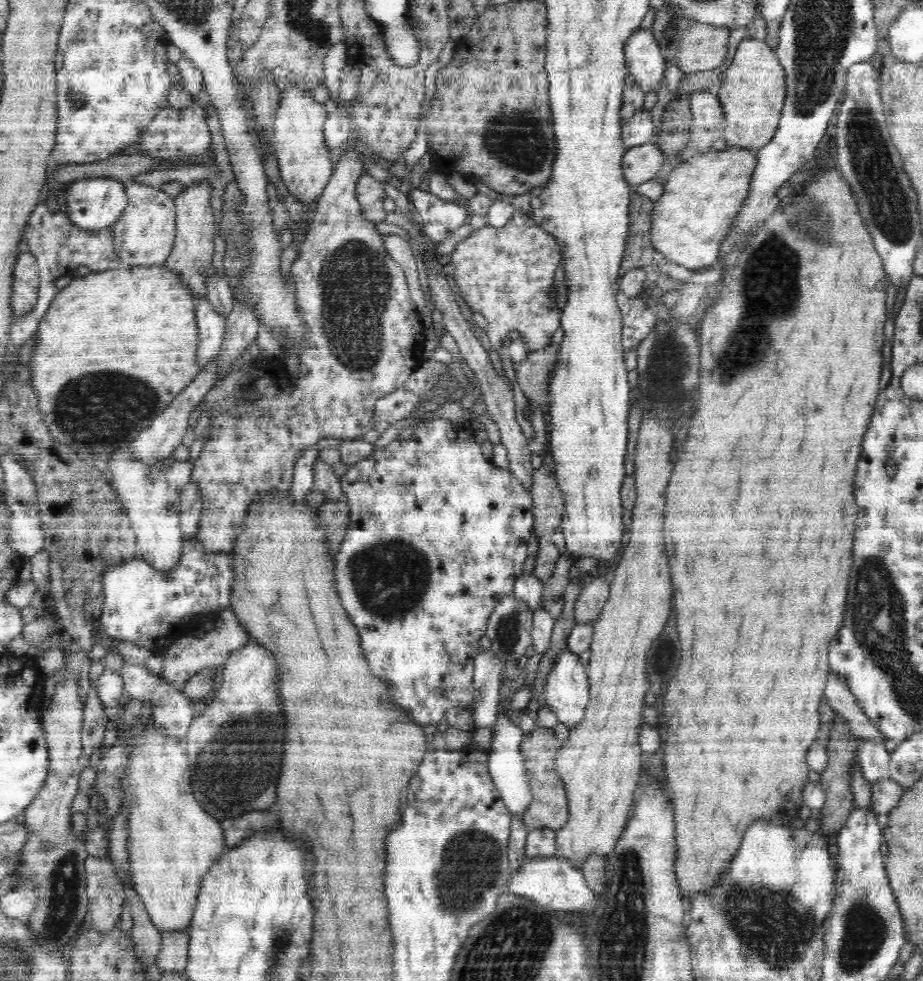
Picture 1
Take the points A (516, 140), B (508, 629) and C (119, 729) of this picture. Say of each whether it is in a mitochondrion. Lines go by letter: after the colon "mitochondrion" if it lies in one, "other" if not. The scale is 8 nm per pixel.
A: mitochondrion
B: mitochondrion
C: other

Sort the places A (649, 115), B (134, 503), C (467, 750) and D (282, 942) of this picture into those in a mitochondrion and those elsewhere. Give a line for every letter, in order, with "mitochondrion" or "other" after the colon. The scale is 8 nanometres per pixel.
A: other
B: other
C: other
D: mitochondrion

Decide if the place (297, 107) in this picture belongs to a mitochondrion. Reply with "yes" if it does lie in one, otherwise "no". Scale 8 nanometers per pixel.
no

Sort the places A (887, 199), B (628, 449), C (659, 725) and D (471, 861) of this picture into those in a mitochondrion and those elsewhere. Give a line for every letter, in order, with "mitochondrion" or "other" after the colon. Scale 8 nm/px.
A: mitochondrion
B: other
C: other
D: mitochondrion

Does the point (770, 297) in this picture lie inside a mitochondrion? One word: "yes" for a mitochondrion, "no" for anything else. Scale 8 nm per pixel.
yes

